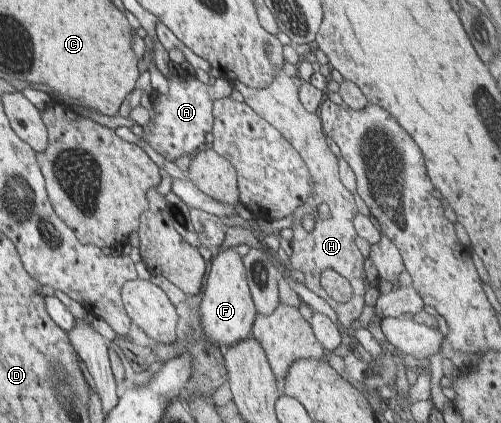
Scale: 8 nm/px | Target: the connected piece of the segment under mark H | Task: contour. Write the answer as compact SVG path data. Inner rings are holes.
M283 69L276 72L273 82L264 89L252 89L243 83L234 82L232 85L235 91L239 91L247 103L261 118L271 123L281 134L299 151L303 160L307 163L308 169L314 180L314 187L311 196L300 208L293 212L293 238L291 240L291 265L293 269L307 274L307 287L313 288L317 296L321 296L321 274L328 269L335 270L353 288L353 296L349 302L337 304L337 317L344 327L349 327L351 322L358 320L363 312L365 296L365 277L363 267L365 258L355 245L357 232L354 228L353 218L358 214L357 204L354 195L345 188L340 179L339 161L337 156L329 149L325 141L326 134L322 127L322 120L318 113L310 113L304 110L298 92L303 80L296 76L288 76ZM319 206L327 206L331 216L323 218L318 215ZM310 213L315 220L315 226L311 232L304 231L301 218Z

